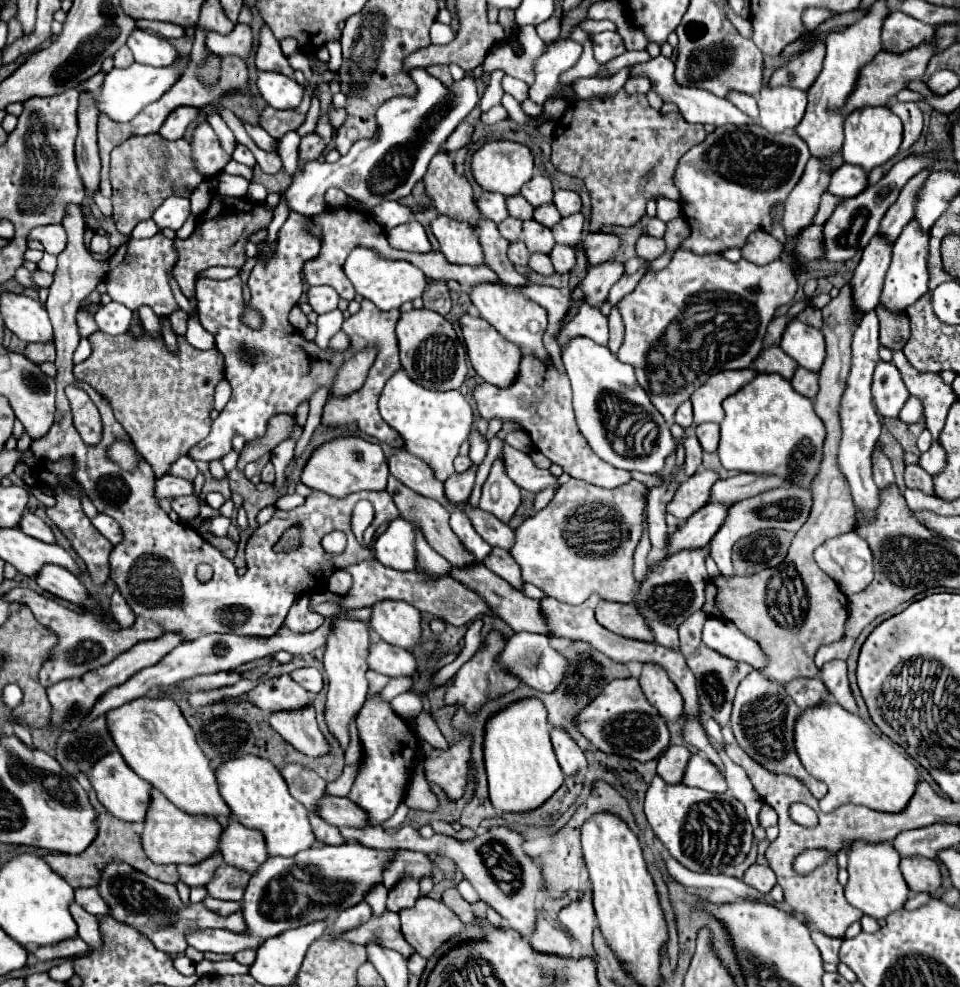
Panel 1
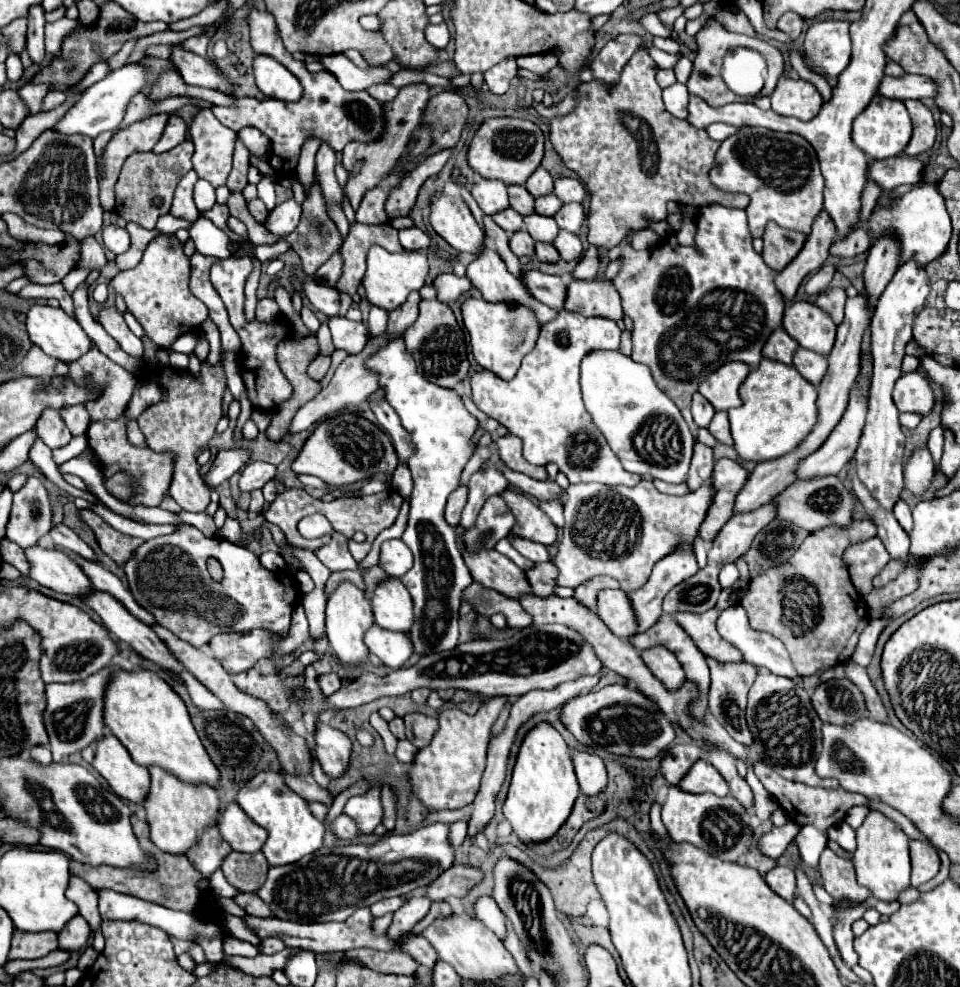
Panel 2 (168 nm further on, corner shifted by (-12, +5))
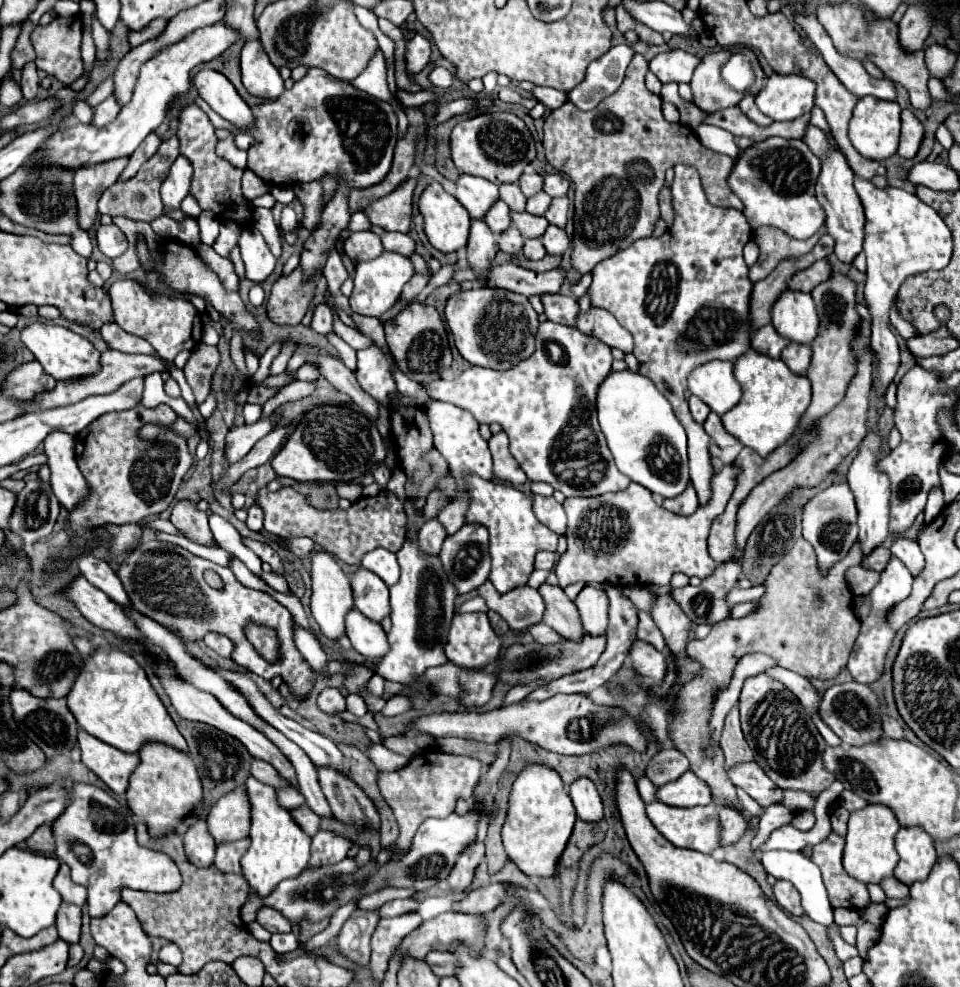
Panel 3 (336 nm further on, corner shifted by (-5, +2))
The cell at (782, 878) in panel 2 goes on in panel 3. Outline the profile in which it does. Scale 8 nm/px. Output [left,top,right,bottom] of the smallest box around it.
[772,880,804,916]

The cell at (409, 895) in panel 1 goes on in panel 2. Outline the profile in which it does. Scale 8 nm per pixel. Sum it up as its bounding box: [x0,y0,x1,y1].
[387,897,431,939]

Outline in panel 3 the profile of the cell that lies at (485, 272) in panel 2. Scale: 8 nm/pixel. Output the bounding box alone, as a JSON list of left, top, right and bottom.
[468,220,496,288]

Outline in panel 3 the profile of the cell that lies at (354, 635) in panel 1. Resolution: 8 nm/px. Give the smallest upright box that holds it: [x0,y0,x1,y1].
[312,552,354,642]

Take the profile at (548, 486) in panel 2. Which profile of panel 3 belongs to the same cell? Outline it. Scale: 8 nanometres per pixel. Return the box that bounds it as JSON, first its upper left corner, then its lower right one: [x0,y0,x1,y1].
[532,494,566,534]

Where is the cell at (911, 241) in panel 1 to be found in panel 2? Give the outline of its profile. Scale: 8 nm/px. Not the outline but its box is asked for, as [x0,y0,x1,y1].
[855,265,931,511]

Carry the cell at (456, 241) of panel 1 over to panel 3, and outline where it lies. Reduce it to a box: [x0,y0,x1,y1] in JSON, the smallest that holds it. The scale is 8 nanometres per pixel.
[418,182,470,252]

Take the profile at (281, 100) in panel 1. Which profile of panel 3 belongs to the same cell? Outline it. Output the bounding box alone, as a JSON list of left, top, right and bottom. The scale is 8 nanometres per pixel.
[242,40,286,100]

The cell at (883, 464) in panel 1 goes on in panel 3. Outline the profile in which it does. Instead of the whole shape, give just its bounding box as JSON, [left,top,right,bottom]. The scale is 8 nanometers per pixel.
[890,536,924,576]

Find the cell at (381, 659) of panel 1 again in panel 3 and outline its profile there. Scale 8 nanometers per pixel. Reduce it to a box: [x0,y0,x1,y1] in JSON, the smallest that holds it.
[346,610,390,658]

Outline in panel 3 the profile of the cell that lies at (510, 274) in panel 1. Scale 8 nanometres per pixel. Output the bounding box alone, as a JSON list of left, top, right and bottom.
[540,294,578,326]

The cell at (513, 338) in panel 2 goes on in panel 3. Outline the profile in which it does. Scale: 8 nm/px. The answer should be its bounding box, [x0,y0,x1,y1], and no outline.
[446,288,538,370]

